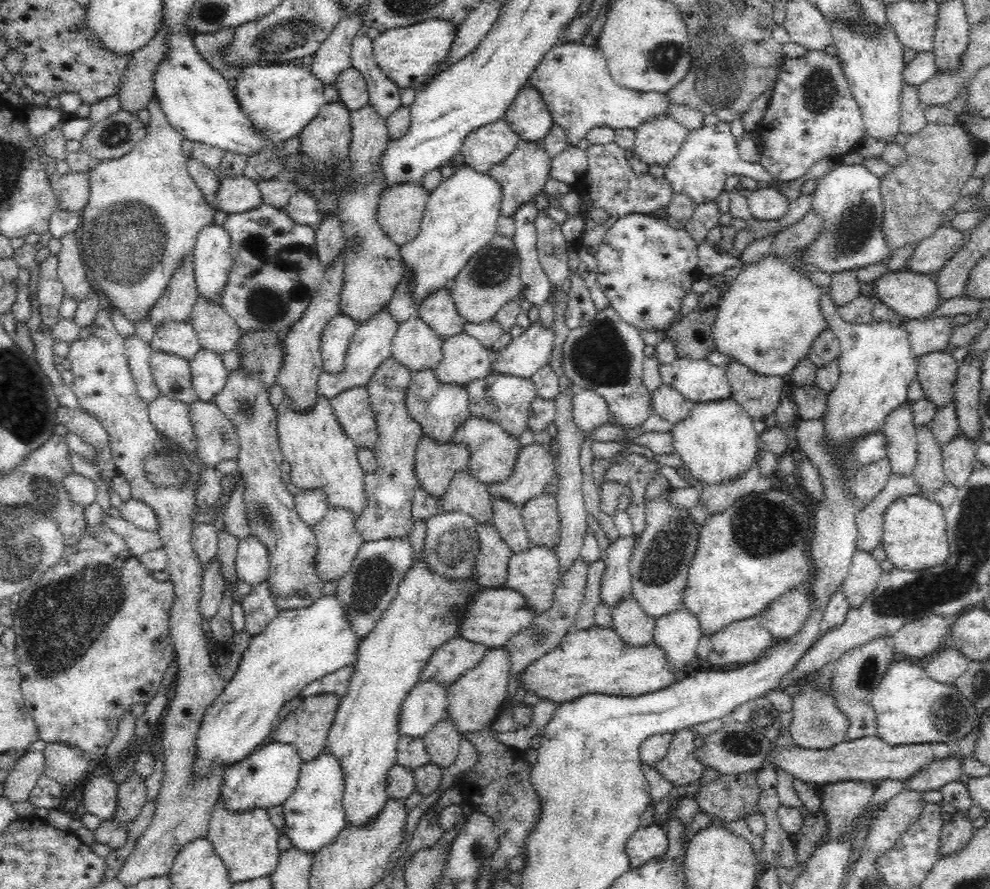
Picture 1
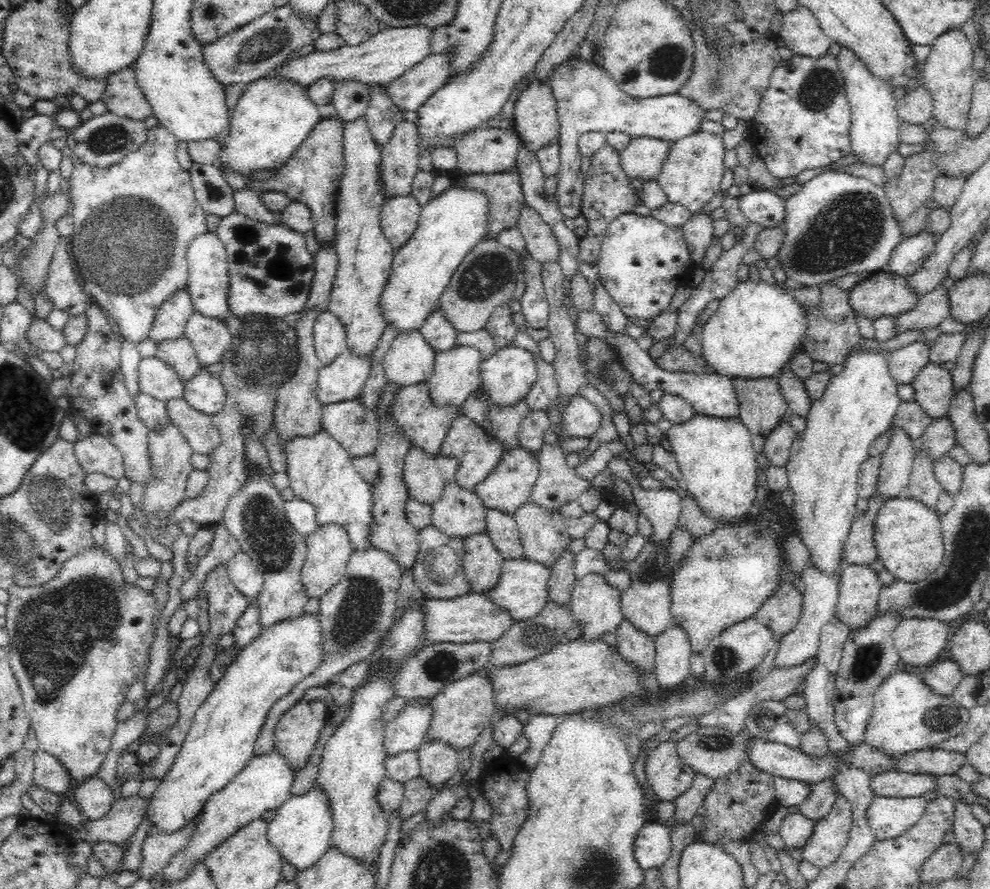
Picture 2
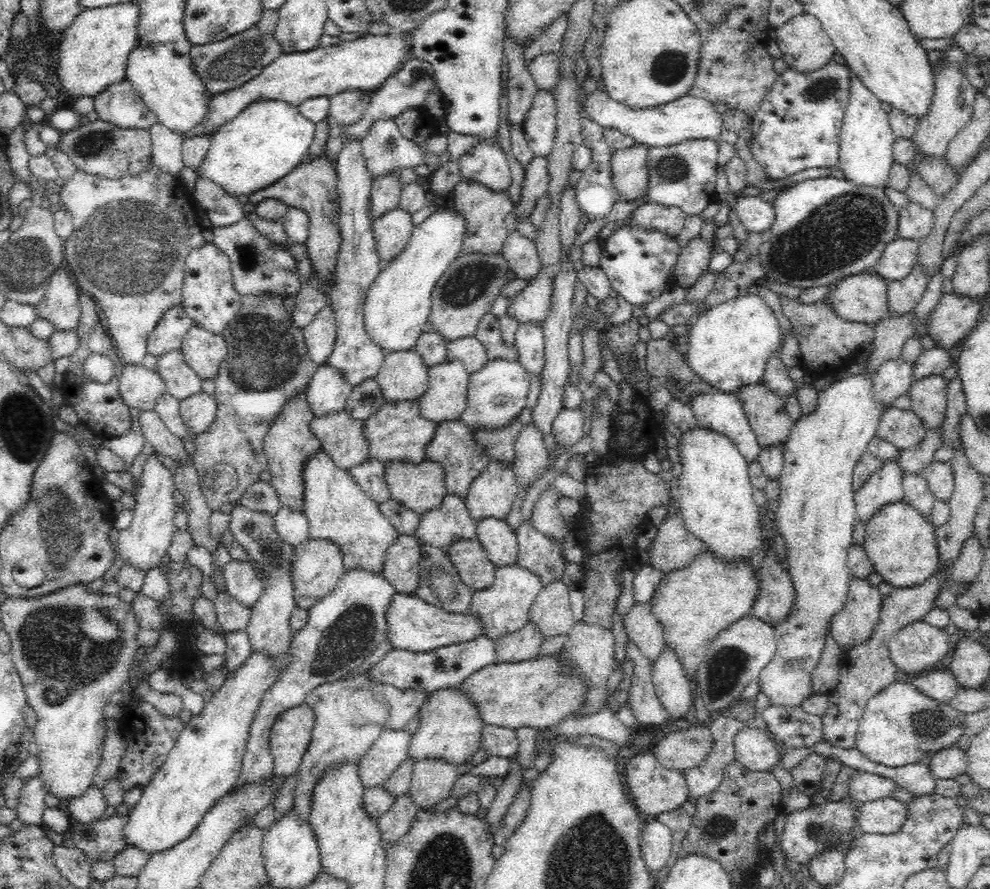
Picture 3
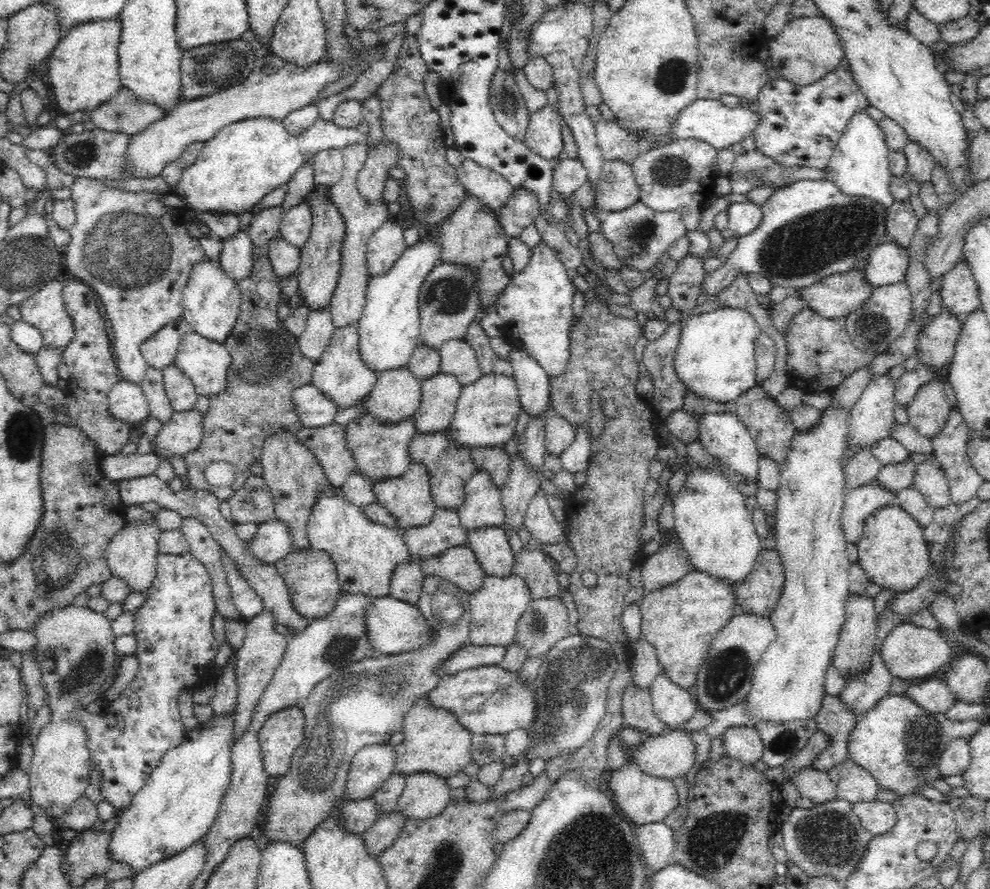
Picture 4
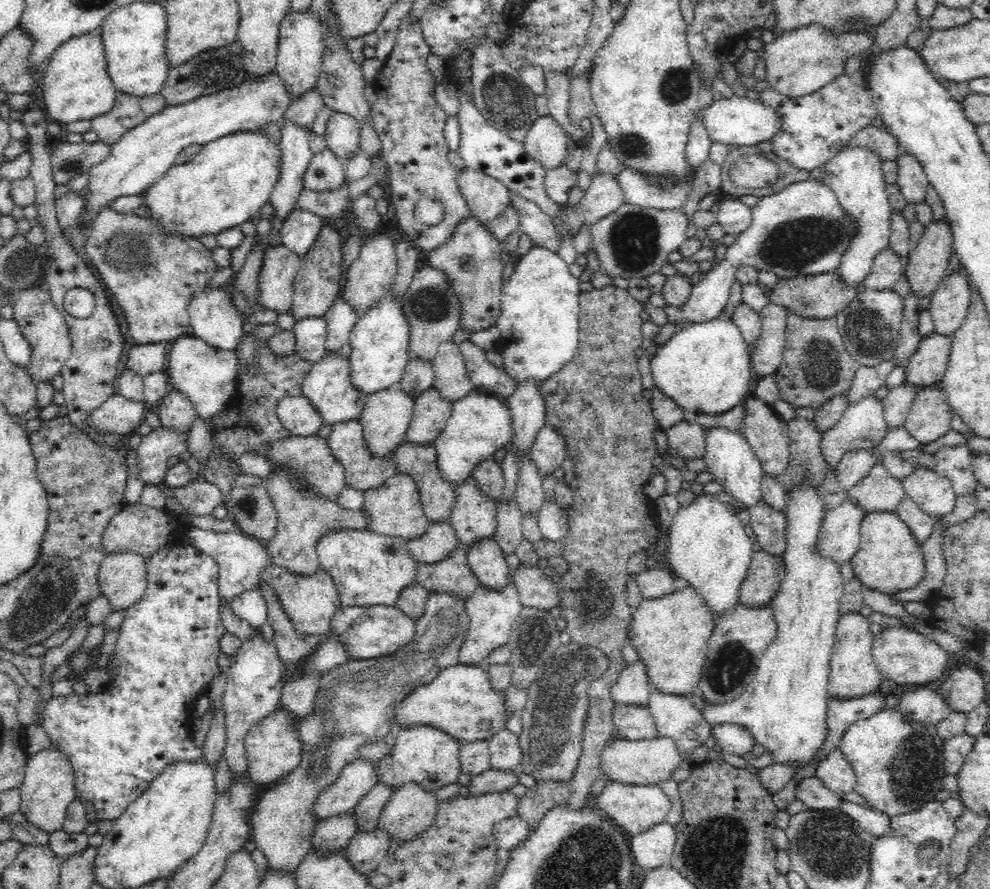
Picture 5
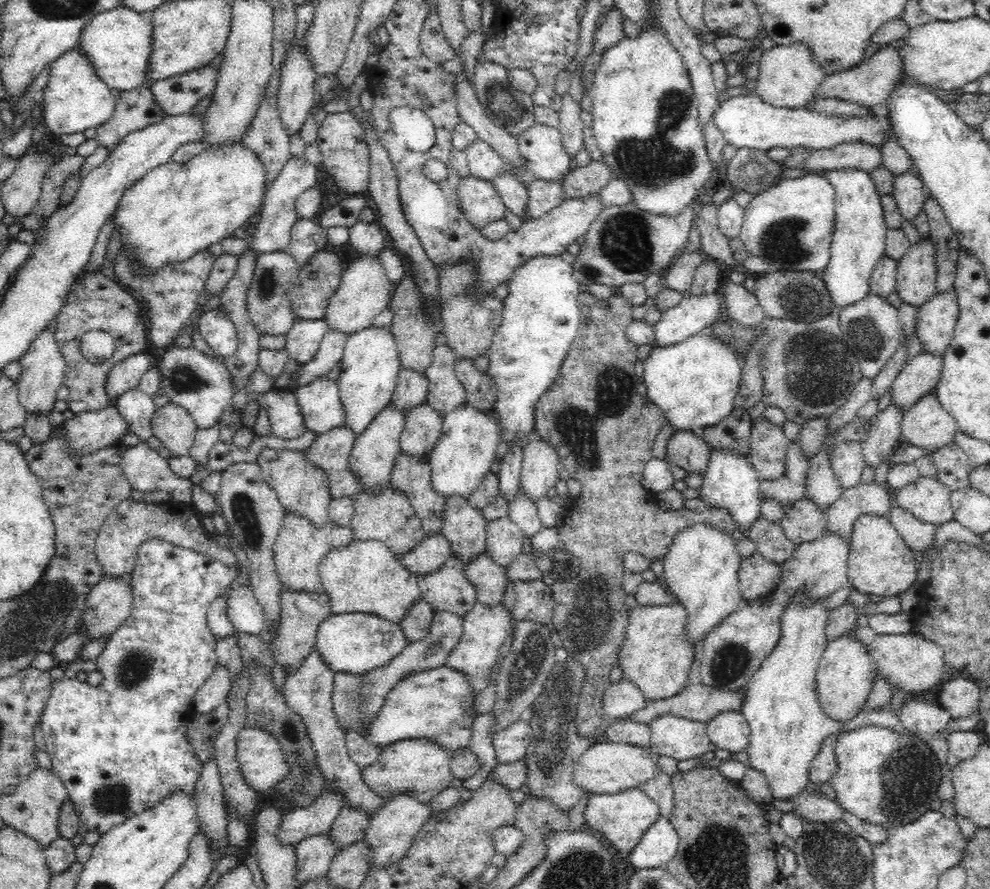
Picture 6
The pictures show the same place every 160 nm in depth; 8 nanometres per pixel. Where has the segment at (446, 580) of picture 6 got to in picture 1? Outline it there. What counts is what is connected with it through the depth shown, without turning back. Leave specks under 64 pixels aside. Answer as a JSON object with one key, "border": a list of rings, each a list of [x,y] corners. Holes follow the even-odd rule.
{"border":[[[478,523],[476,532],[480,539],[480,552],[474,566],[475,581],[486,589],[504,587],[513,550],[502,540],[493,523]]]}

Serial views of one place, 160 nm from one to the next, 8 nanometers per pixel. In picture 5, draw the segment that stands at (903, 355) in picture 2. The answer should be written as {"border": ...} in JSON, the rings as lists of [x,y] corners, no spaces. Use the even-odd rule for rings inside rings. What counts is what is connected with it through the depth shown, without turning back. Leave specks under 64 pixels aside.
{"border":[[[874,392],[868,396],[862,396],[860,400],[856,400],[848,406],[832,428],[821,434],[821,451],[829,467],[837,468],[844,454],[851,450],[866,449],[870,451],[886,436],[890,428],[884,418],[884,405],[881,400]]]}

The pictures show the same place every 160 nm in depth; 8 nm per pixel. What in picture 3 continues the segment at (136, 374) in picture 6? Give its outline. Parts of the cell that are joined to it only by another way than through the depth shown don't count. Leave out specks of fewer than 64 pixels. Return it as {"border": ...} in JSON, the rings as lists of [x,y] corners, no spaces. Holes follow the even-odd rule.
{"border":[[[181,302],[176,306],[170,306],[162,314],[156,328],[153,328],[153,332],[149,335],[147,352],[156,357],[162,357],[172,350],[181,349],[192,322],[193,320],[186,314]]]}

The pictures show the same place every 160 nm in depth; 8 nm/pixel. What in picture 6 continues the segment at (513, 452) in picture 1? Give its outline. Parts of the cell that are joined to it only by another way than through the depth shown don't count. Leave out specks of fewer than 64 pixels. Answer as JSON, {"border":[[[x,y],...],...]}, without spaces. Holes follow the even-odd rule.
{"border":[[[400,452],[390,474],[389,484],[406,493],[427,534],[441,532],[446,496],[434,490],[427,457]]]}

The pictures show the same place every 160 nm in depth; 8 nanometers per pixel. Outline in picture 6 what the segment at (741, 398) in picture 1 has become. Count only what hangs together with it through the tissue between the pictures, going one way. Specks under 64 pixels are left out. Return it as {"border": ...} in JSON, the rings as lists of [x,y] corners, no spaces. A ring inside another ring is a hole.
{"border":[[[760,416],[752,421],[749,441],[747,459],[752,463],[758,479],[776,481],[784,476],[790,443],[784,429]]]}

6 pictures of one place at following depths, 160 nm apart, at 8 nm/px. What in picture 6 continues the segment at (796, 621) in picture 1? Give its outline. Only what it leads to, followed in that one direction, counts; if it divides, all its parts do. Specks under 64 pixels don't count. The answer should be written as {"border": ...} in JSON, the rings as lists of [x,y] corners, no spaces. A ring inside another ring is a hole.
{"border":[[[755,552],[741,562],[738,574],[742,598],[758,602],[778,586],[782,569],[779,563]]]}

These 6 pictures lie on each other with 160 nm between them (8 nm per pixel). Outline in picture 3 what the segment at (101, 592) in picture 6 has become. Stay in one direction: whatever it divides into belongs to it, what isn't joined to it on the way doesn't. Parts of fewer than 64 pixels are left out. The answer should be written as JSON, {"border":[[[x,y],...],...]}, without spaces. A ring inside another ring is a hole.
{"border":[[[153,452],[146,456],[142,466],[143,472],[138,480],[137,490],[133,496],[135,505],[133,519],[130,526],[119,530],[118,552],[125,562],[146,572],[154,566],[161,567],[160,558],[168,552],[171,538],[175,532],[174,516],[176,505],[174,504],[174,492],[178,490],[174,481],[173,468],[166,467],[160,460],[163,454]]]}

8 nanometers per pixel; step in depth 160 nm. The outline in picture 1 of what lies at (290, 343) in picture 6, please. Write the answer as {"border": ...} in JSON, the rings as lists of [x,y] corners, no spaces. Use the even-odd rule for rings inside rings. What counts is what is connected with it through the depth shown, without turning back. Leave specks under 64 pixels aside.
{"border":[[[344,313],[333,316],[328,321],[320,344],[323,371],[336,374],[344,370],[344,361],[356,327],[357,322]]]}

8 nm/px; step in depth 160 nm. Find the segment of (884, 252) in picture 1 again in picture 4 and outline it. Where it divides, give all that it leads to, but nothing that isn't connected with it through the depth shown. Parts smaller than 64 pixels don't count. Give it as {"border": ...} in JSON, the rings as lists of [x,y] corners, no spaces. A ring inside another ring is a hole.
{"border":[[[797,180],[796,182],[776,189],[774,194],[768,198],[768,201],[764,202],[761,206],[762,213],[764,213],[762,224],[756,228],[754,233],[748,234],[748,236],[740,237],[740,240],[738,240],[738,248],[727,256],[728,260],[726,260],[726,264],[724,264],[722,268],[714,270],[714,272],[708,273],[705,276],[702,299],[707,298],[710,300],[714,294],[718,294],[720,290],[724,290],[724,288],[728,287],[732,283],[732,280],[734,280],[736,275],[740,272],[747,274],[760,274],[765,278],[768,278],[774,287],[785,287],[789,291],[798,290],[806,286],[812,286],[812,284],[822,282],[824,278],[828,278],[828,276],[832,276],[832,274],[846,274],[851,272],[856,268],[856,264],[858,264],[858,262],[866,263],[870,252],[872,252],[872,250],[874,250],[874,248],[879,246],[880,242],[882,242],[882,236],[888,234],[888,231],[886,231],[886,216],[888,216],[888,212],[884,209],[884,207],[882,207],[882,204],[876,203],[875,201],[869,200],[865,197],[856,197],[844,194],[831,180]]]}

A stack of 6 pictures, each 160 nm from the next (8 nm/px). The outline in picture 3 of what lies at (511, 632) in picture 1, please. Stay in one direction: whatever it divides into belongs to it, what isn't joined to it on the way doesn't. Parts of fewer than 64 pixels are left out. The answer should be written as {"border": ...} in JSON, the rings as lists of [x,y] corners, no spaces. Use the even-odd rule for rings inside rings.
{"border":[[[396,593],[387,612],[387,637],[394,649],[428,652],[440,646],[458,644],[485,636],[483,622],[471,611],[451,612],[422,600],[416,594]]]}

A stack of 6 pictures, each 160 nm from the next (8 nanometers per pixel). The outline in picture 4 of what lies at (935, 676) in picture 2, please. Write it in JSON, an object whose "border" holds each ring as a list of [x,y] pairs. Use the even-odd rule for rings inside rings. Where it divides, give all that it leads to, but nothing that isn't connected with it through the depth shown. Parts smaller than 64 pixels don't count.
{"border":[[[928,678],[925,682],[912,684],[905,692],[916,705],[928,713],[946,713],[956,702],[956,696],[944,680]]]}

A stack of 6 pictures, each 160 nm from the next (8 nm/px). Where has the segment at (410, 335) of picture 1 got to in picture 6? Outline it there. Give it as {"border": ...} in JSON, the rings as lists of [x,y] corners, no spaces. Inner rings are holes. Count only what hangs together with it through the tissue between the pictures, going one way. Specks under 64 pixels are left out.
{"border":[[[388,402],[372,422],[360,432],[352,447],[348,466],[349,469],[360,479],[362,490],[378,492],[386,489],[391,480],[390,470],[394,466],[394,460],[401,452],[400,437],[404,430],[406,411],[400,410],[391,402]]]}

